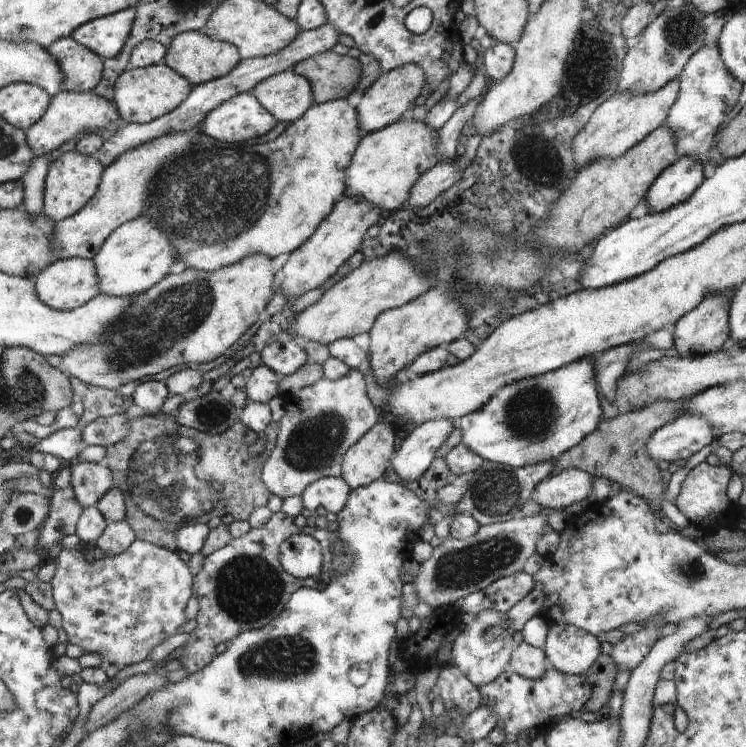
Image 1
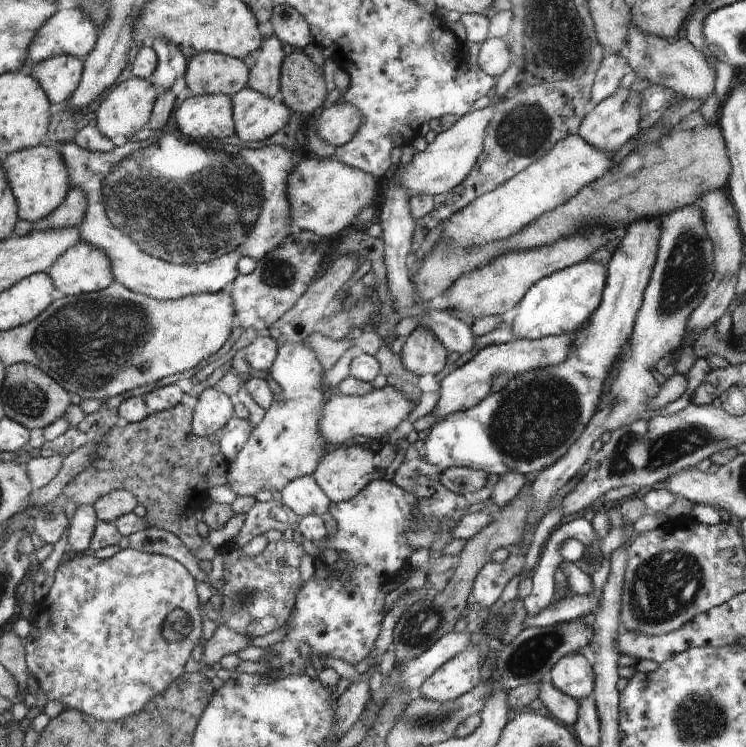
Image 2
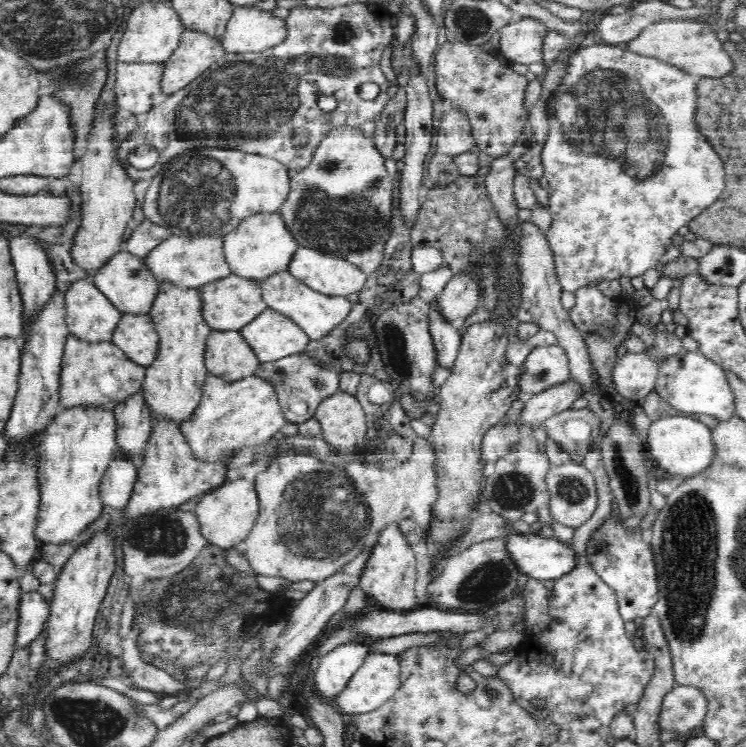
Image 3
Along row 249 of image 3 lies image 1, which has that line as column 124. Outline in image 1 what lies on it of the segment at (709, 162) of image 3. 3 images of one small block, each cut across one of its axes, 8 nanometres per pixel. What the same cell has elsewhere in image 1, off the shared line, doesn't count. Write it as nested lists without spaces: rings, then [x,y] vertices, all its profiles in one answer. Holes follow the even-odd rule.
[[[140,539],[136,540],[136,542],[130,546],[128,552],[124,552],[124,554],[119,554],[118,556],[108,556],[104,559],[94,558],[93,562],[88,560],[88,556],[88,551],[83,545],[76,546],[74,549],[65,548],[60,552],[57,552],[55,560],[58,564],[58,572],[52,582],[54,585],[54,596],[56,598],[59,612],[63,616],[63,628],[67,631],[71,644],[77,644],[88,653],[96,652],[96,654],[100,654],[103,659],[101,668],[105,670],[110,680],[112,680],[113,678],[116,678],[124,668],[128,668],[128,666],[132,666],[132,664],[138,664],[138,662],[144,662],[144,660],[150,659],[152,652],[154,652],[154,650],[156,650],[166,638],[170,638],[170,636],[182,632],[182,626],[184,626],[184,622],[186,622],[186,612],[184,612],[184,610],[186,610],[188,600],[190,600],[190,596],[192,596],[193,593],[194,577],[188,568],[185,557],[181,553],[168,550],[166,547]]]

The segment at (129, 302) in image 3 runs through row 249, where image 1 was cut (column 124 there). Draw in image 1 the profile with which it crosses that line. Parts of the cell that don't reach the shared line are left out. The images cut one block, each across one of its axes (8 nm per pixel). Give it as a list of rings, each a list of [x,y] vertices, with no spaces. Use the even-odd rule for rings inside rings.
[[[66,91],[53,97],[53,104],[50,105],[46,116],[27,130],[28,142],[30,142],[30,148],[38,154],[38,157],[41,157],[58,149],[72,138],[78,139],[79,136],[101,134],[106,140],[110,140],[122,130],[122,124],[126,122],[116,102],[102,98],[96,92]]]

